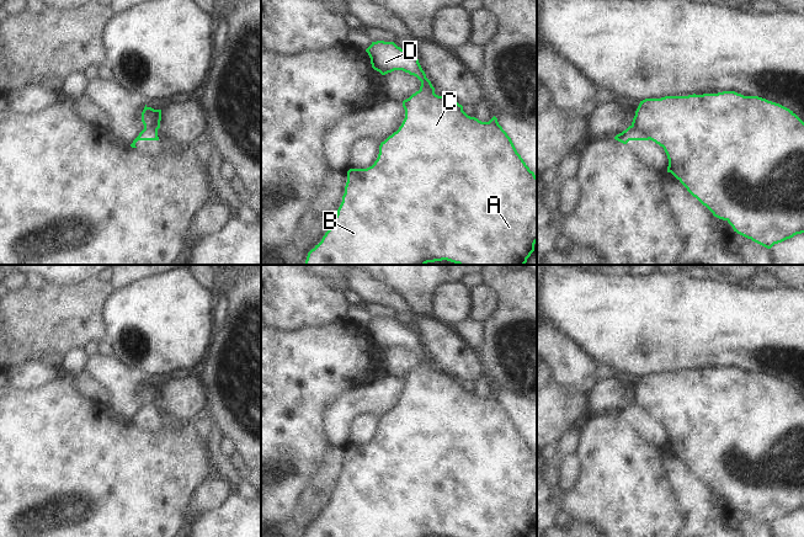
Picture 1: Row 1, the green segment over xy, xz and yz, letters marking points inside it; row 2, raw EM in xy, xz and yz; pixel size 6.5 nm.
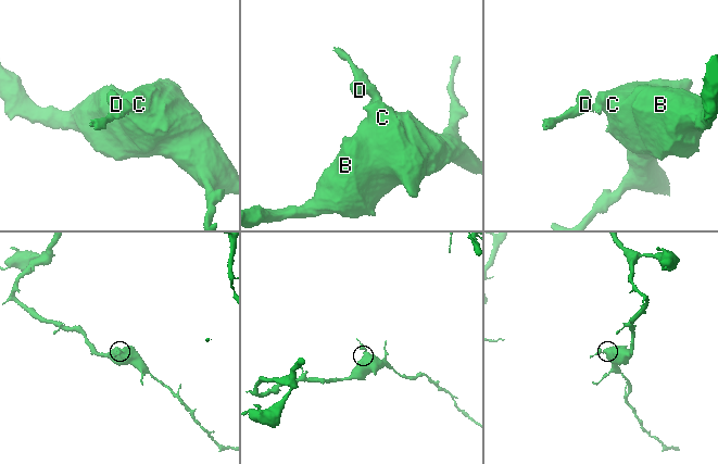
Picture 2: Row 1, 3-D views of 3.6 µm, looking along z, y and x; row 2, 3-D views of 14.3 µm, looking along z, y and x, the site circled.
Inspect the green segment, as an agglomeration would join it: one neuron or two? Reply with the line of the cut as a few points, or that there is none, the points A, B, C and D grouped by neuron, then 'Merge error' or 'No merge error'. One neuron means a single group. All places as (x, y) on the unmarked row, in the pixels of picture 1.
Split along yz (632, 400), (649, 414). Groups: A B C / D. Merge error.

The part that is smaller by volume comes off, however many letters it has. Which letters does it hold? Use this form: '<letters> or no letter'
D

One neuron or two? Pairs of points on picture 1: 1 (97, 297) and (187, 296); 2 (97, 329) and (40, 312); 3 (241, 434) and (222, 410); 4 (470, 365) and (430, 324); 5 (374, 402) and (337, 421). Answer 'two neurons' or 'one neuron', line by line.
1: two neurons
2: one neuron
3: one neuron
4: one neuron
5: one neuron

